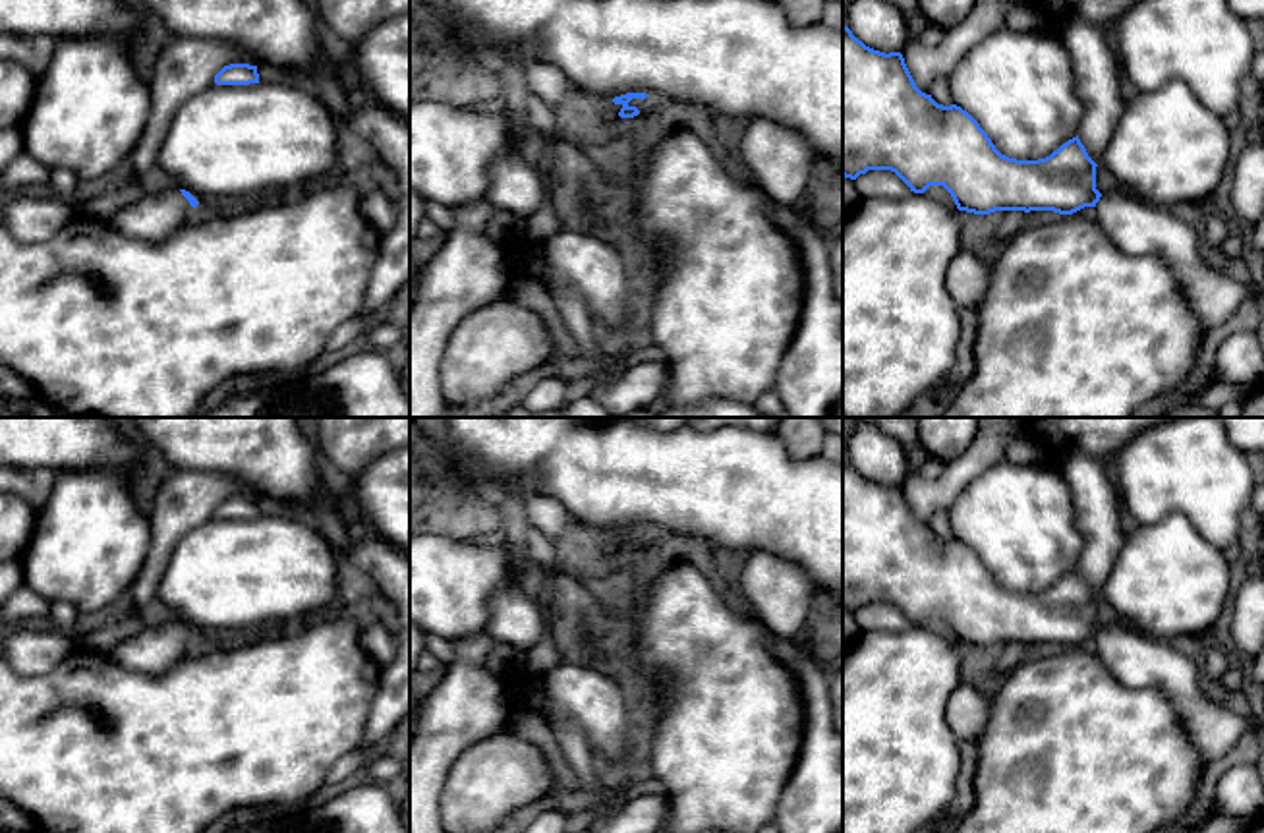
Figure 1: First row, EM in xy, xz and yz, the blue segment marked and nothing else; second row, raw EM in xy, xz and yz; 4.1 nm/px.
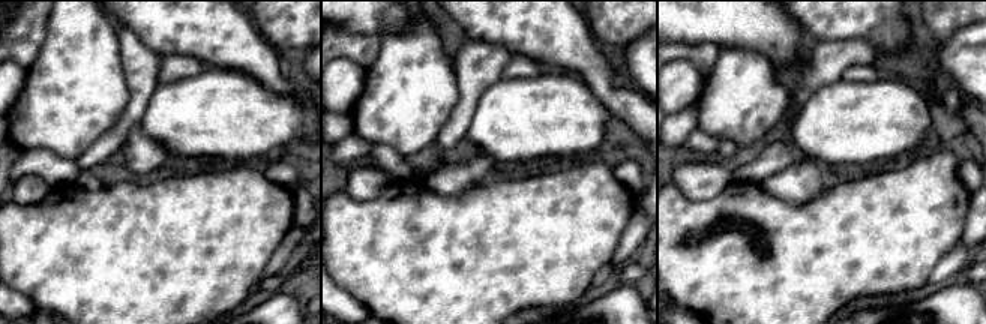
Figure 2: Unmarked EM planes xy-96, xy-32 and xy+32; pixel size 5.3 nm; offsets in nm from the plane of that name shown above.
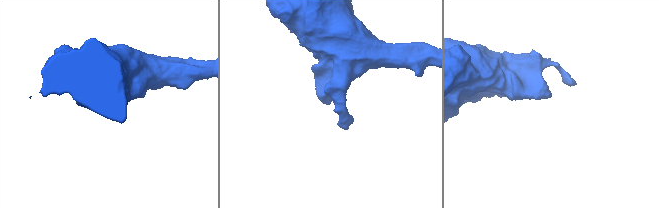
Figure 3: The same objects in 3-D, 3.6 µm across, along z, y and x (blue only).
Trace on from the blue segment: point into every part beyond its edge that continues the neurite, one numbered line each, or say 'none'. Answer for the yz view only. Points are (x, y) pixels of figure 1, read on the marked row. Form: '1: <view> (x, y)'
1: yz (1135, 227)

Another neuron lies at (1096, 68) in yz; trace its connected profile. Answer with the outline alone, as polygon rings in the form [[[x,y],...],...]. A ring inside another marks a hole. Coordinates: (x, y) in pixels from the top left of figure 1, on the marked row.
[[[1069,21],[1059,29],[1071,54],[1077,95],[1084,104],[1078,139],[1088,157],[1100,164],[1115,120],[1125,106],[1117,50],[1107,44],[1100,29],[1084,21]]]

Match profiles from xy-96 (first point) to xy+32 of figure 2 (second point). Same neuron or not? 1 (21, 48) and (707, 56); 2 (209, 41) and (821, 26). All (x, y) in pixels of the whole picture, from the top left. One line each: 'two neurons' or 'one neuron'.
1: one neuron
2: one neuron

